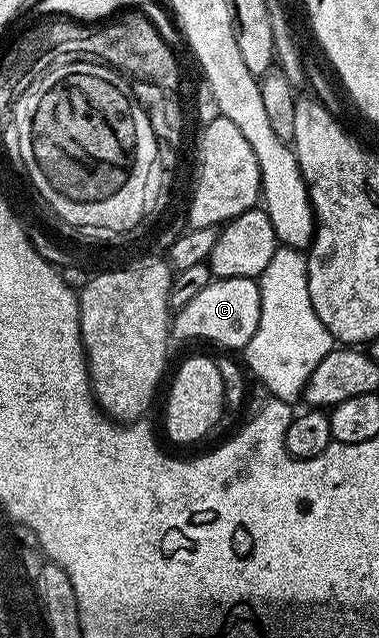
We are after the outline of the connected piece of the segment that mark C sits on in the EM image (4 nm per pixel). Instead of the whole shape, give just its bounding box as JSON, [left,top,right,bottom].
[172,277,260,349]

